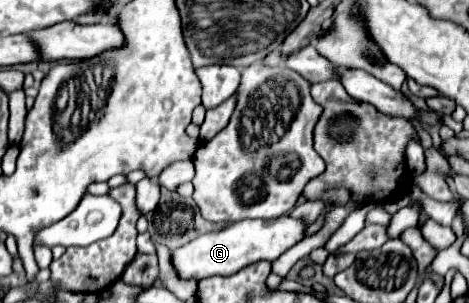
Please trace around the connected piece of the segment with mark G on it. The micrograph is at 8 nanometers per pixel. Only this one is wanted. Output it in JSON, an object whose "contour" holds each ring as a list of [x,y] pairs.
{"contour":[[[281,215],[277,219],[245,219],[231,223],[219,231],[203,233],[187,245],[173,251],[173,265],[183,279],[205,279],[211,275],[233,275],[239,269],[257,263],[257,261],[275,261],[289,247],[299,243],[305,237],[307,225],[303,219],[293,219]]]}

